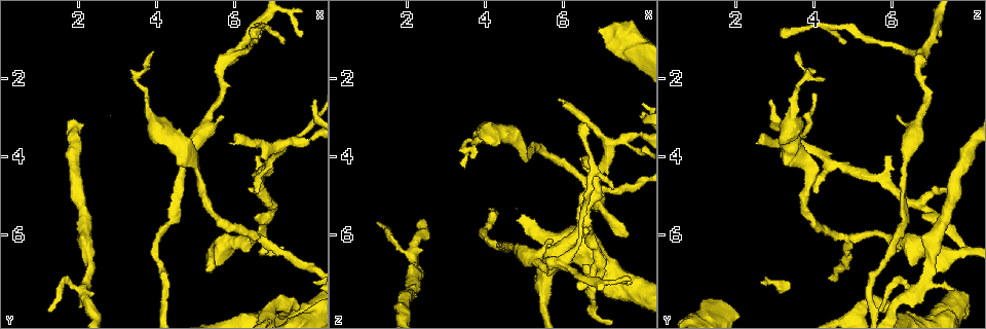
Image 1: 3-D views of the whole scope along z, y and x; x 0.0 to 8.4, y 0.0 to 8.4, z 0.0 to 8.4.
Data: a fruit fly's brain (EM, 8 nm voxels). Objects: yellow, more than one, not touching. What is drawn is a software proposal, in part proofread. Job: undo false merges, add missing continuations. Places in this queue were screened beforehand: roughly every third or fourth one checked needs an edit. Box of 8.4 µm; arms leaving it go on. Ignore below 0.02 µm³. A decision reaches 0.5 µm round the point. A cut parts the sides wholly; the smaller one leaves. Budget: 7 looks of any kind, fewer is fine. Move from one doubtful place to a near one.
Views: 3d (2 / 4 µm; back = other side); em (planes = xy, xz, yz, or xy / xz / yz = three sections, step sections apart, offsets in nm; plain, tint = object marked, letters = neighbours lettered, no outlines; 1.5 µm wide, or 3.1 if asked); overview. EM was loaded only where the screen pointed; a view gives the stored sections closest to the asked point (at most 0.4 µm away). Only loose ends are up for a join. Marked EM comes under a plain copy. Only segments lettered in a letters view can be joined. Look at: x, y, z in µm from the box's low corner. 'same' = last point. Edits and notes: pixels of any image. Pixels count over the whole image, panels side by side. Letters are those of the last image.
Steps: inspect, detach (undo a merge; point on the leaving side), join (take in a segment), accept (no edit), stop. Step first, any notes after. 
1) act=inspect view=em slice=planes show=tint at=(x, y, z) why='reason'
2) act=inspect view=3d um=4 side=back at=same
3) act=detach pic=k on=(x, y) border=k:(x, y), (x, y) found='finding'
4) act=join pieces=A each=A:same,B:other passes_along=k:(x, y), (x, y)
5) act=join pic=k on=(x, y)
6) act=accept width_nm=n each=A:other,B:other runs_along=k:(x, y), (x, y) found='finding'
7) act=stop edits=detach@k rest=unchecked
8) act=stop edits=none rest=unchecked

act=inspect view=3d um=2 at=(7.60, 7.85, 6.05) why='an open end'

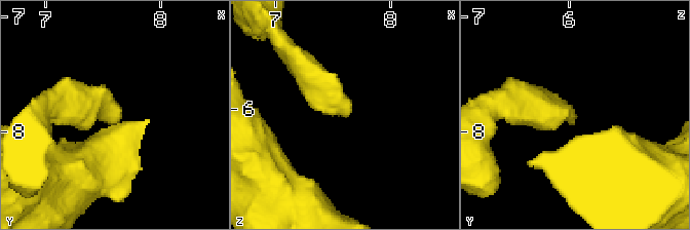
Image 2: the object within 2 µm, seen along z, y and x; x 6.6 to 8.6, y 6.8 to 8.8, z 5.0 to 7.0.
act=inspect view=em slice=planes show=letters at=(7.64, 7.90, 6.02)

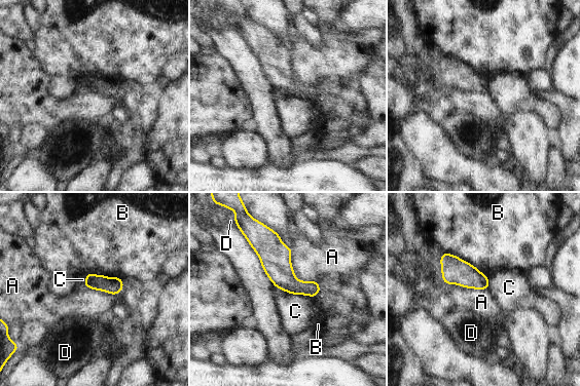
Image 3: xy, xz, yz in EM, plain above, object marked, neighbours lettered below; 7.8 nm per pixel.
act=accept width_nm=120 each=A:other,B:other,C:other,D:other border=3:(290, 247), (294, 275), (317, 280) found='none of them fits'

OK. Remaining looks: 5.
act=inspect view=3d um=4 at=(6.50, 4.00, 6.00) why='an open end'

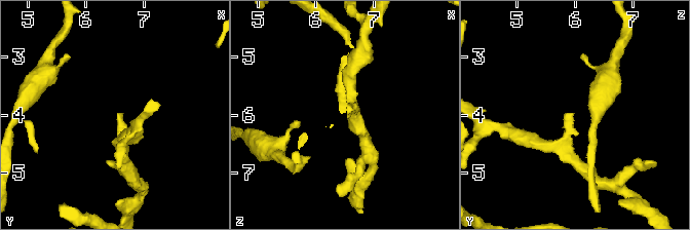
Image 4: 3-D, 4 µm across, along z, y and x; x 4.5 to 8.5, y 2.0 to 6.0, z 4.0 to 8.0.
act=inspect view=em slice=yz step=8 show=letters at=(6.55, 3.95, 5.95) why='shape alone is not enough'

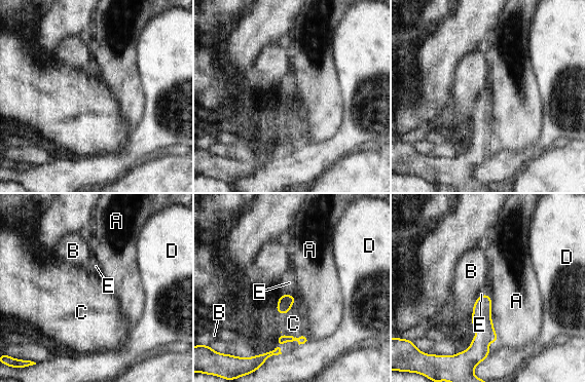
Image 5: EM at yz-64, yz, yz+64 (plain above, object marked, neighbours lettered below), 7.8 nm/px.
act=inspect view=em slice=planes show=letters at=same why='cut it another way'

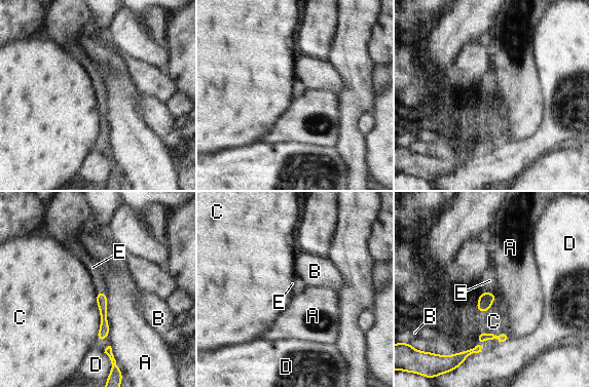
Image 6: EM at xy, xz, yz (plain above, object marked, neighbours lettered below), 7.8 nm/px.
act=join pieces=E each=A:other,B:other,C:other,D:other,E:same passes_along=6:(486, 300), (489, 293), (489, 280) found='it goes on there'

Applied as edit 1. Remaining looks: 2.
act=stop edits=join@6 rest=unchecked

